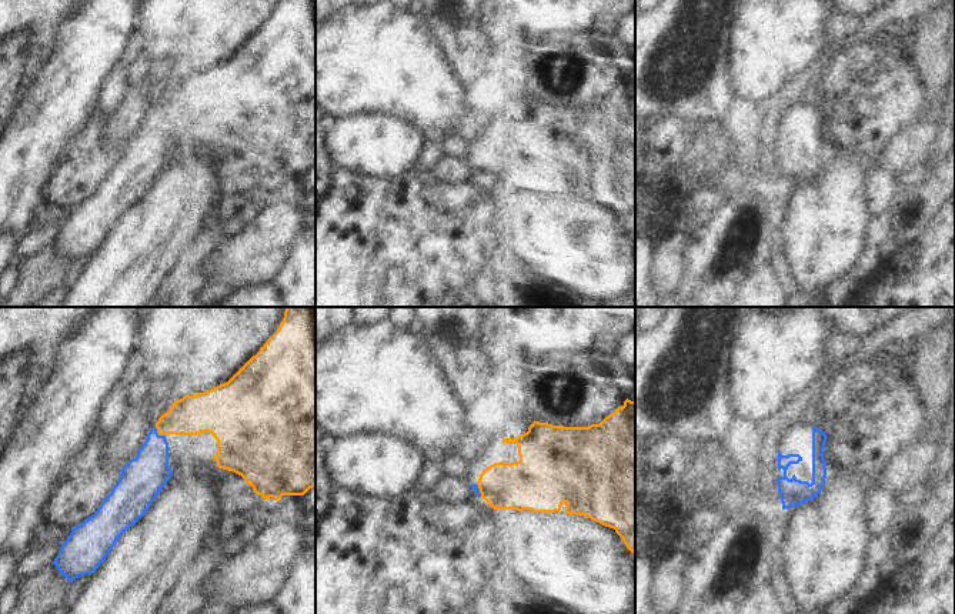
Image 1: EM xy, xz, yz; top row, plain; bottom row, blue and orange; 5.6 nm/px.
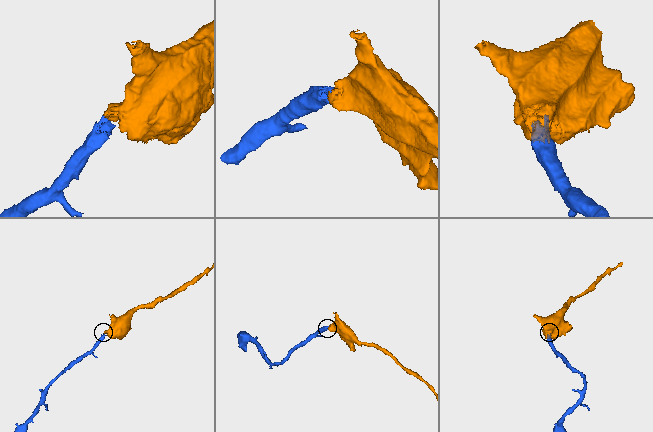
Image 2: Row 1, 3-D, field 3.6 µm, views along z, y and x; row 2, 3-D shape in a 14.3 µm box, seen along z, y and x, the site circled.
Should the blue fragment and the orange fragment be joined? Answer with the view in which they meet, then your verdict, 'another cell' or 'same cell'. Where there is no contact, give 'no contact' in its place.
meets blue in xy; same cell

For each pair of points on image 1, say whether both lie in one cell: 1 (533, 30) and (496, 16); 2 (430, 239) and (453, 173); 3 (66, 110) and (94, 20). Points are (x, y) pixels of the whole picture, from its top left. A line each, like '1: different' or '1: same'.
1: same
2: different
3: same

